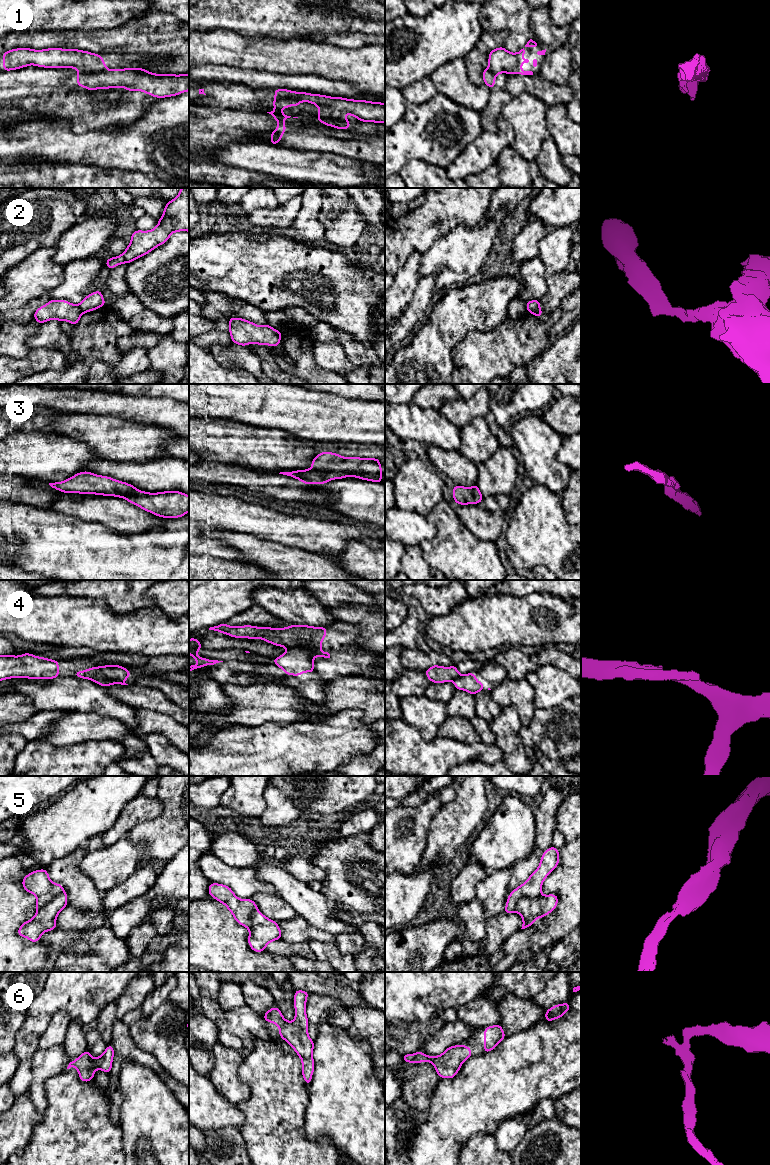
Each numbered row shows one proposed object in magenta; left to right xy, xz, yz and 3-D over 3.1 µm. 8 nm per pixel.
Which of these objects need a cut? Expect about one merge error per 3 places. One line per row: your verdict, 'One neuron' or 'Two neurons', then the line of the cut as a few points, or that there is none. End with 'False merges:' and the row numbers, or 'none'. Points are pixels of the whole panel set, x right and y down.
1: Two neurons. Split along xy (106, 69), (100, 72), (79, 72)
2: Two neurons. Split along xy (78, 305), (82, 313)
3: One neuron. No split
4: Two neurons. Split along xz (320, 649), (290, 648), (288, 650)
5: Two neurons. Split along yz (540, 894), (522, 897), (517, 902), (514, 910)
6: One neuron. No split
False merges: 1, 2, 4, 5

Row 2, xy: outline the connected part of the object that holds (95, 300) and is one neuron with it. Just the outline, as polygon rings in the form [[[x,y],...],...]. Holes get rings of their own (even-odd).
[[[97,290],[87,295],[79,304],[82,313],[94,311],[106,304],[102,292]]]

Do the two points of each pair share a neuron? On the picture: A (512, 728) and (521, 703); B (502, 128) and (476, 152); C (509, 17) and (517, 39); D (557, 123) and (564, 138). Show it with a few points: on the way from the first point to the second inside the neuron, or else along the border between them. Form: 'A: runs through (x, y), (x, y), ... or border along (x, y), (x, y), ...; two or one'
A: border along (502, 706), (513, 706), (522, 725); two
B: runs through (498, 135), (483, 150); one
C: runs through (514, 22), (517, 25), (517, 34); one
D: runs through (561, 127), (564, 134); one

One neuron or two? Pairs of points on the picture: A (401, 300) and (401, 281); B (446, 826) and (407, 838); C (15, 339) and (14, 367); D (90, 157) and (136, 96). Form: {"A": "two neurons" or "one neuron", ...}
{"A": "one neuron", "B": "two neurons", "C": "two neurons", "D": "two neurons"}

